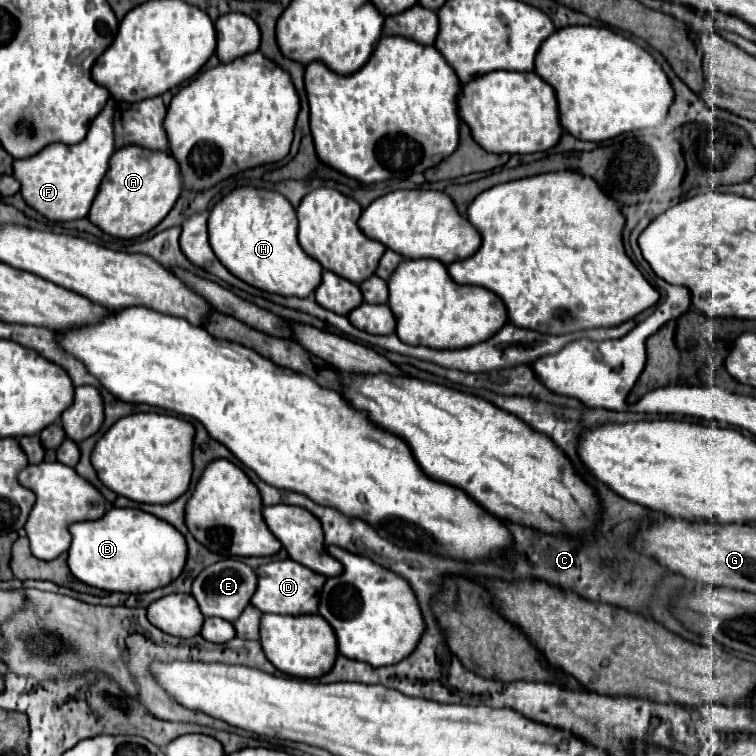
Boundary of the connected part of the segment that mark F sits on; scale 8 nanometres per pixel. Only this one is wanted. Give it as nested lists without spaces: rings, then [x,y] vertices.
[[[110,98],[106,108],[92,122],[86,138],[80,144],[64,146],[52,144],[40,150],[40,154],[24,160],[14,160],[14,178],[20,182],[20,194],[24,202],[54,222],[68,222],[86,218],[98,186],[108,170],[108,160],[114,154],[114,130],[112,130],[114,100]]]

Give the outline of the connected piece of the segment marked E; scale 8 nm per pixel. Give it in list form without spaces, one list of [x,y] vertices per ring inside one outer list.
[[[222,558],[220,562],[204,568],[192,584],[192,596],[200,604],[204,616],[218,616],[228,622],[234,622],[240,616],[240,610],[250,604],[252,594],[256,592],[256,572],[234,558]]]

